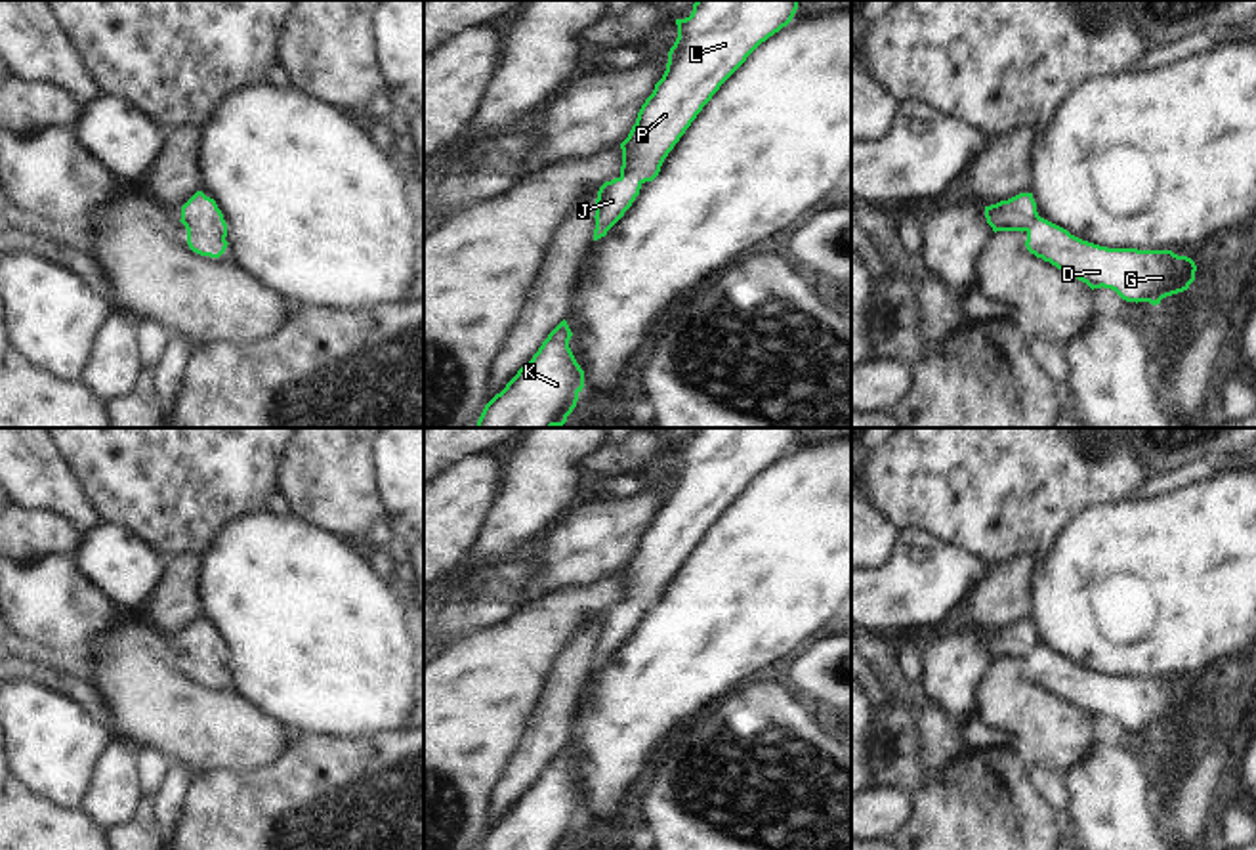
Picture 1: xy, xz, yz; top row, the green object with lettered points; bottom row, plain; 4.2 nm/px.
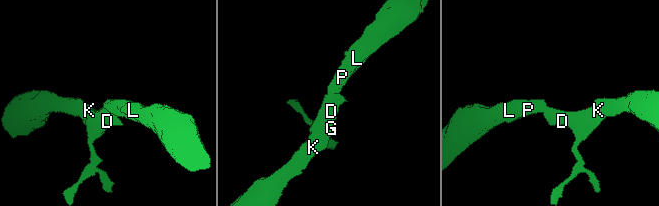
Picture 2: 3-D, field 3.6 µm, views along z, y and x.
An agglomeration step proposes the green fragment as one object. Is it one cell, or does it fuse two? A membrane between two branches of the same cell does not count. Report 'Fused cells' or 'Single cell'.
Single cell.

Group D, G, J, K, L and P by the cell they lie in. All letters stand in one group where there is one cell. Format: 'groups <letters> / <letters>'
groups D G J K L P

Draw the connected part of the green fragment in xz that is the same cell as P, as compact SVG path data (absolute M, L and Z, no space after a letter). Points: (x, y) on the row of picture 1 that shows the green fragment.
M697 0L689 17L676 19L678 38L668 52L666 71L641 105L628 138L620 143L620 176L605 181L597 191L594 241L605 237L632 206L641 185L659 176L668 153L720 86L762 42L786 27L796 10L798 0Z

